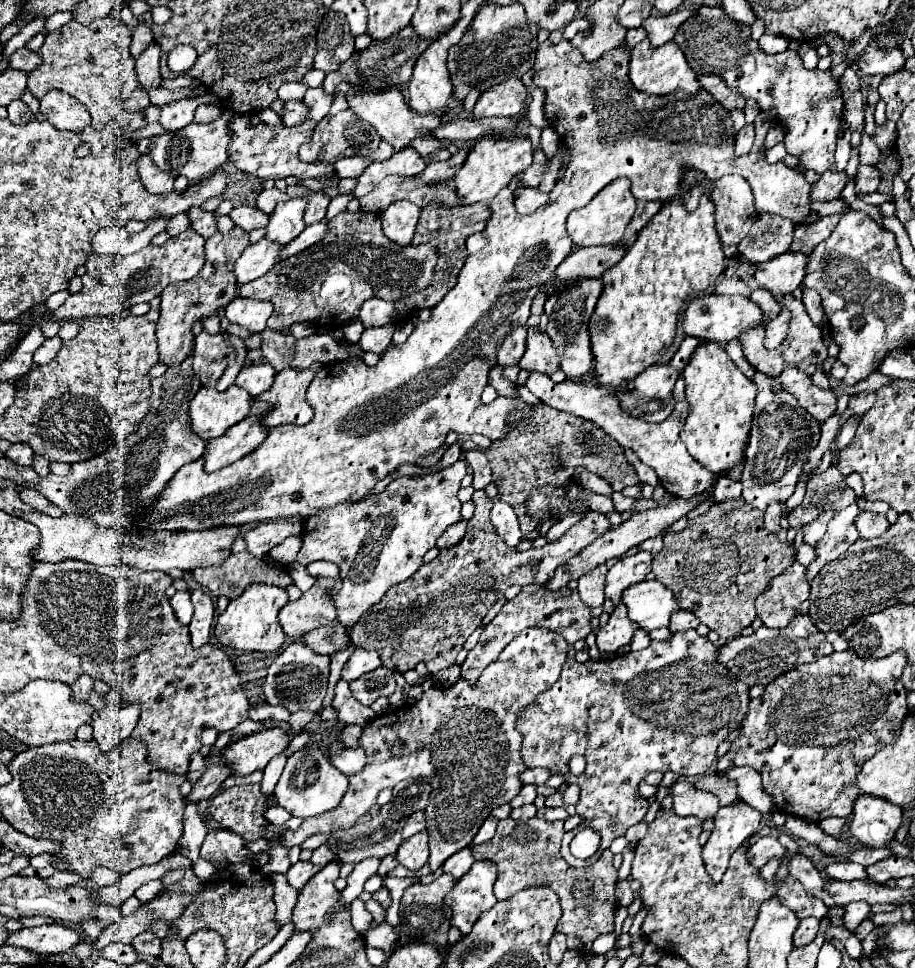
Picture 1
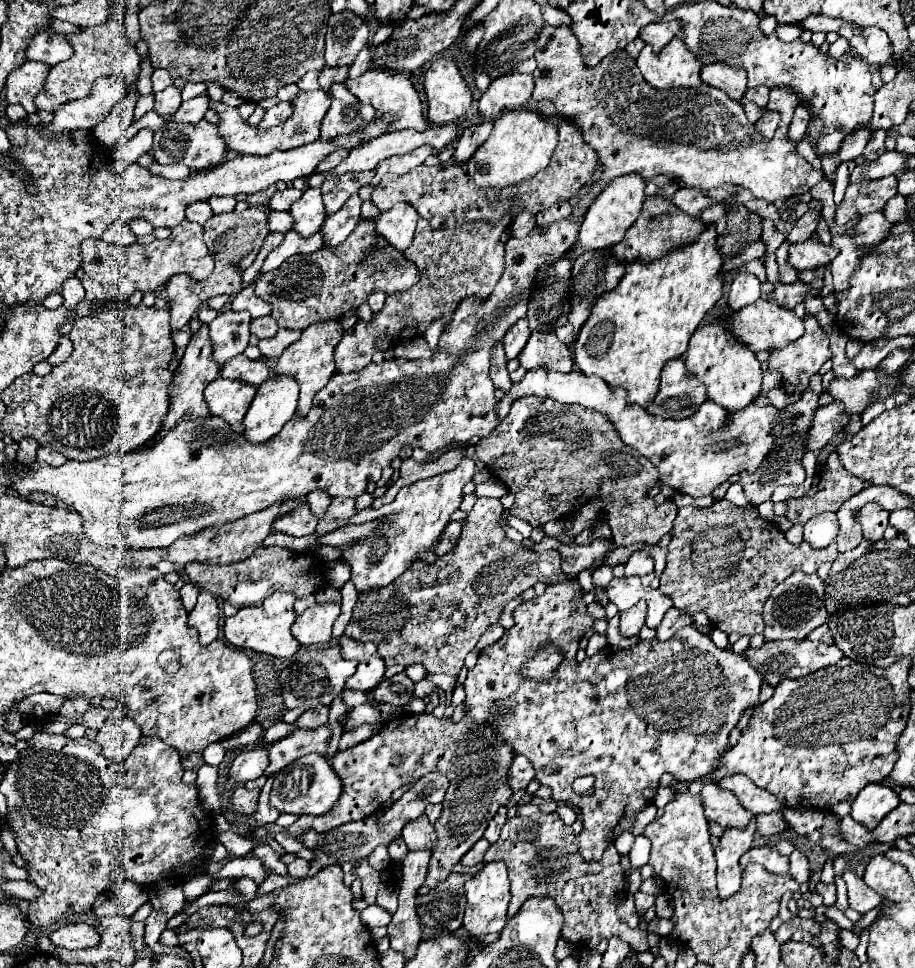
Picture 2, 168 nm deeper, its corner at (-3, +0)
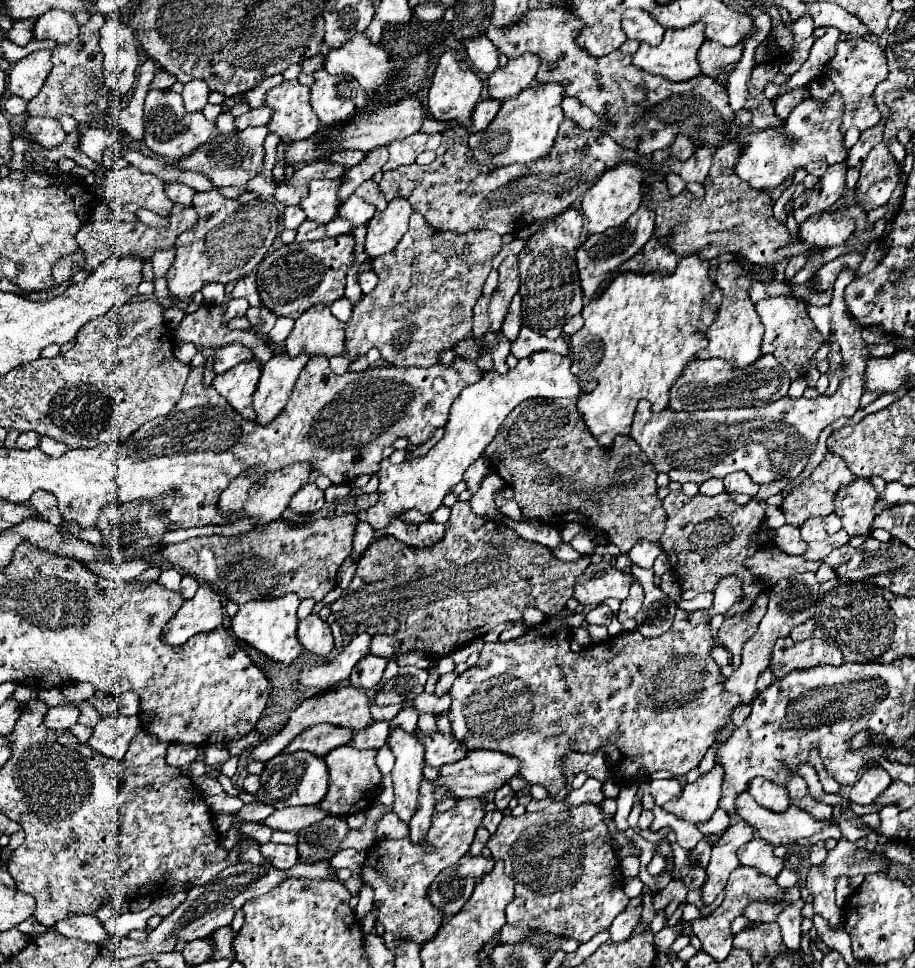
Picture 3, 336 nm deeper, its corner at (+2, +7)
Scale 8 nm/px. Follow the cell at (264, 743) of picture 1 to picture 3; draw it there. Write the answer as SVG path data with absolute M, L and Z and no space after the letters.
M317 725L309 727L303 733L299 733L281 753L293 753L293 751L309 751L317 757L325 757L331 749L347 745L351 739L351 731L337 727L337 725Z

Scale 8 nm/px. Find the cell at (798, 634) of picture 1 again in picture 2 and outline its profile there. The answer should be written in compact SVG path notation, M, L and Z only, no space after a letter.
M778 640L778 642L766 642L760 650L748 648L744 652L744 656L750 660L750 664L754 664L754 668L762 674L762 678L770 684L770 686L778 686L778 682L786 680L786 678L802 678L810 672L816 672L820 668L828 668L830 664L834 666L838 660L842 660L842 650L836 646L828 646L822 642L810 642L810 640Z

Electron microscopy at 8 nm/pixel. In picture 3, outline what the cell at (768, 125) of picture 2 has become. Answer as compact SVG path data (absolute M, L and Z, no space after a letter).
M795 87L795 89L789 89L787 93L779 95L779 97L773 101L773 103L775 103L775 113L777 113L781 119L785 119L787 113L789 113L797 103L803 101L803 93L805 93L805 87Z

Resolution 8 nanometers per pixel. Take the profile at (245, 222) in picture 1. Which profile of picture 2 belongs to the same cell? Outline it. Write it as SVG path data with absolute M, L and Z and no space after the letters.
M270 212L270 230L272 232L290 232L294 228L294 218L290 212Z

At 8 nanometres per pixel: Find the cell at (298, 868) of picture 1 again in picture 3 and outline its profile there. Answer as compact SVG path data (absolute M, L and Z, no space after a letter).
M265 843L261 845L261 853L271 859L271 865L285 871L297 863L297 847L295 845L275 845Z

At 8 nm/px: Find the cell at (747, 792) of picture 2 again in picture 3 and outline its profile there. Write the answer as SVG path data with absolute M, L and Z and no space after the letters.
M755 777L749 783L751 797L765 809L773 809L773 811L785 811L789 807L789 795L787 789L781 785L775 785L763 777Z

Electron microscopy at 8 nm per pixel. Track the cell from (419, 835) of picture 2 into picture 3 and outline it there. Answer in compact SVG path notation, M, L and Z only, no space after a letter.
M391 729L387 737L387 745L395 753L395 767L391 771L393 785L395 785L395 803L393 813L403 821L409 823L413 813L417 811L417 797L419 787L423 781L423 745L409 733L401 729Z

